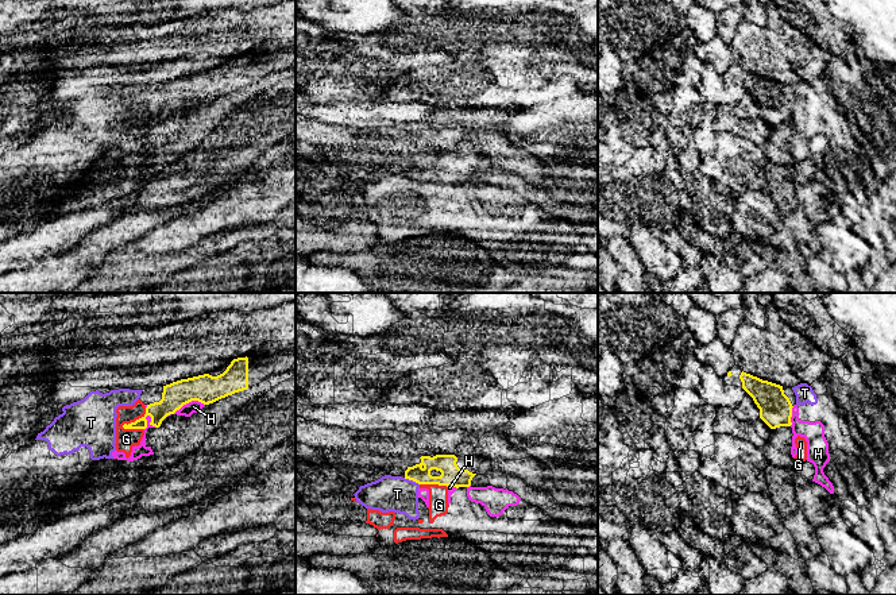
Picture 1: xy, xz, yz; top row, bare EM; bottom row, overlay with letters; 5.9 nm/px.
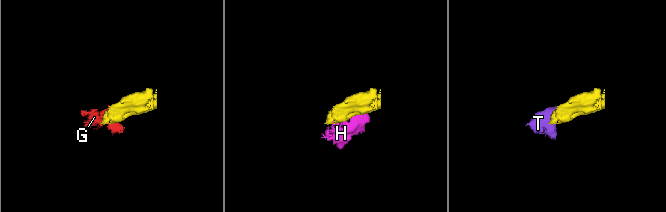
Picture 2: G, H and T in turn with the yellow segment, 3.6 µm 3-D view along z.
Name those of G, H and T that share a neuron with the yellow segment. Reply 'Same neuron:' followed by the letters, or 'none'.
Same neuron: none

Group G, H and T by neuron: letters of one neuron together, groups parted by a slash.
G H T

